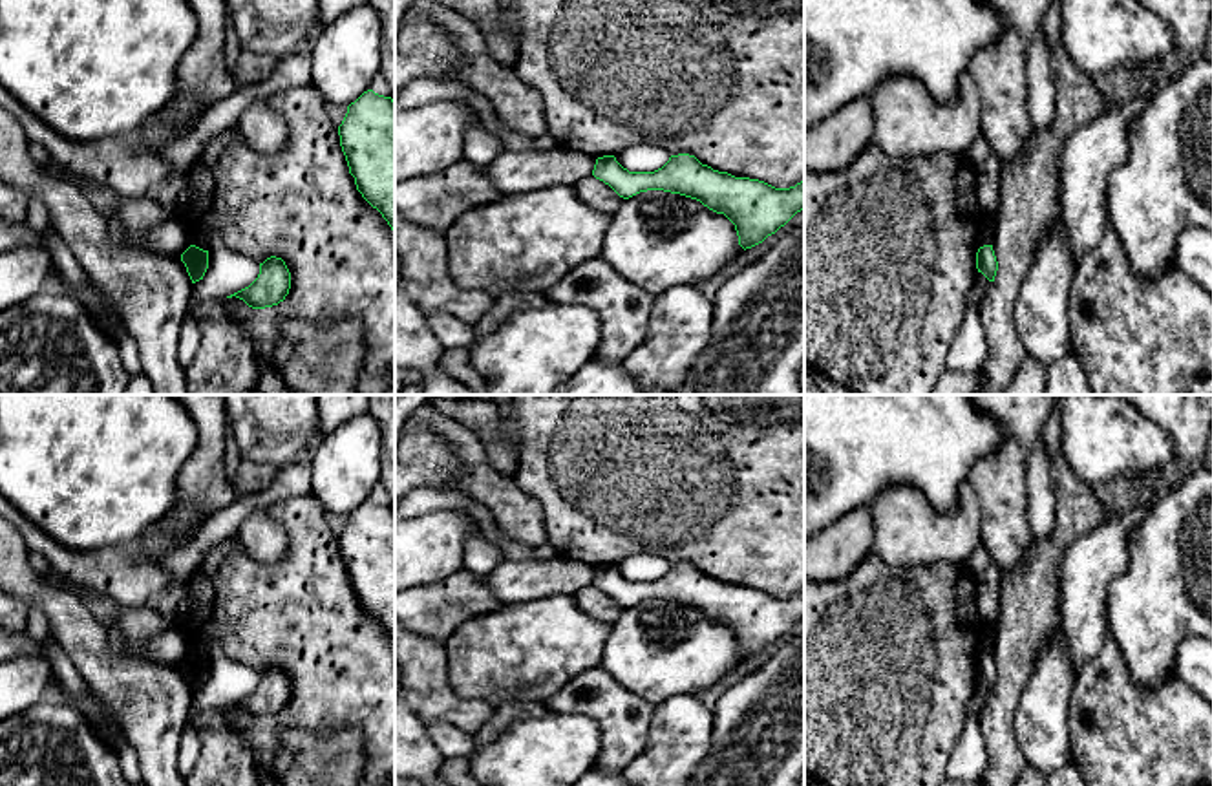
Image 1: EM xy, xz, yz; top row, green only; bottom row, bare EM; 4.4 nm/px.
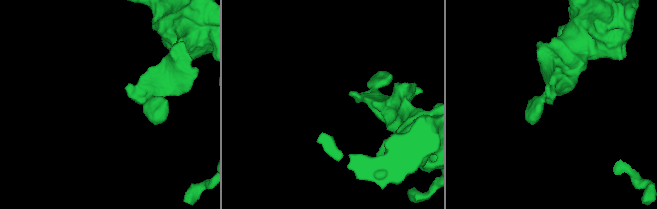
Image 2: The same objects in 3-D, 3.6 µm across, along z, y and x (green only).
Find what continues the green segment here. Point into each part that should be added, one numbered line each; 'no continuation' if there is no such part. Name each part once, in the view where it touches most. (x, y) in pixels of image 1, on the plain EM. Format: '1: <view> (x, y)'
no continuation

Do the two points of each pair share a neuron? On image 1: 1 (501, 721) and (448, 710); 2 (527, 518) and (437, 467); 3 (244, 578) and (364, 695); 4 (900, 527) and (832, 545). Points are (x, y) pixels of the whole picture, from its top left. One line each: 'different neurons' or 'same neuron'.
1: different neurons
2: different neurons
3: same neuron
4: different neurons

